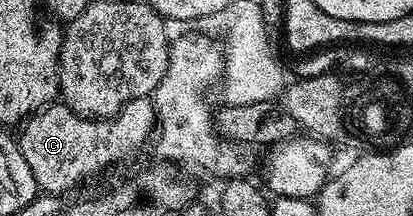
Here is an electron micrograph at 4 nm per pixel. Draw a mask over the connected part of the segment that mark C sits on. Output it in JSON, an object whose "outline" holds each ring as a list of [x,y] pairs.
{"outline":[[[136,98],[128,102],[113,118],[84,118],[64,104],[50,104],[43,110],[26,118],[20,127],[19,145],[31,176],[35,176],[38,187],[46,195],[62,196],[73,190],[84,178],[113,166],[116,162],[125,162],[145,141],[152,139],[157,125],[157,113],[149,98]]]}

